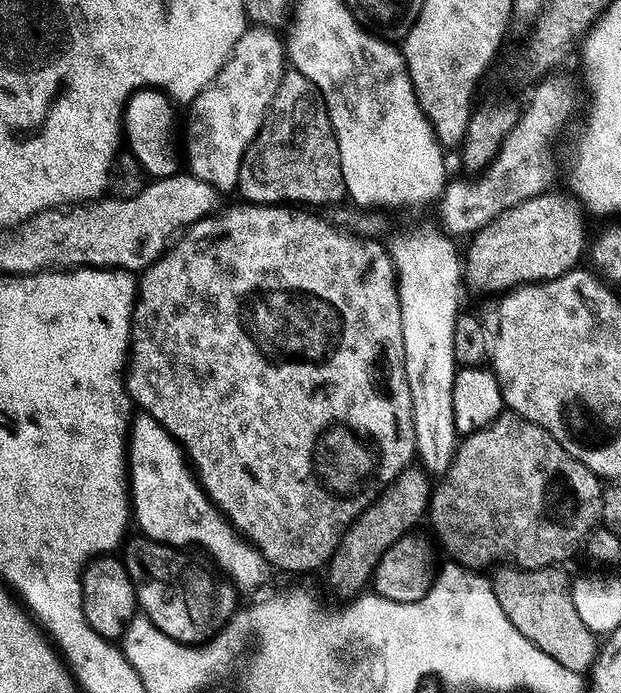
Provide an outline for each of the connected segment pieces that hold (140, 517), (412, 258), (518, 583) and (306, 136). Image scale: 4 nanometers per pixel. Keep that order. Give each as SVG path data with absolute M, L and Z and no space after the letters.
M140 414L133 419L128 429L128 487L130 489L130 508L134 520L140 523L143 535L149 541L161 540L164 544L201 544L216 559L216 564L240 588L260 588L268 580L270 565L266 557L249 546L208 499L196 473L190 467L190 461L184 454L180 443L160 425L153 416Z
M443 231L437 232L408 232L405 236L396 236L390 243L390 255L392 264L396 268L396 293L400 299L400 313L402 314L402 342L404 343L404 369L406 370L406 378L410 386L410 396L412 398L412 425L416 431L416 456L419 463L423 465L429 473L443 474L450 466L456 449L458 447L458 433L454 426L454 378L456 377L456 369L458 367L454 356L454 334L455 324L460 307L460 288L462 289L462 256L456 253L457 241L451 235L445 234Z
M557 565L533 570L506 566L493 575L492 589L502 612L509 618L516 632L546 652L557 667L570 672L587 673L598 653L598 638L574 610L572 580L564 570Z
M288 70L268 117L242 158L238 192L245 201L273 206L336 204L345 199L338 142L322 94L301 72Z

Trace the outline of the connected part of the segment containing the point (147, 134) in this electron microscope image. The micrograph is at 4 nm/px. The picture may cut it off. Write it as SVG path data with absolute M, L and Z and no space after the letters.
M141 88L132 93L131 98L124 106L124 119L122 121L122 136L126 141L126 148L130 151L131 159L137 160L149 177L174 176L181 171L182 156L176 153L176 116L172 113L174 104L163 92L154 88Z

